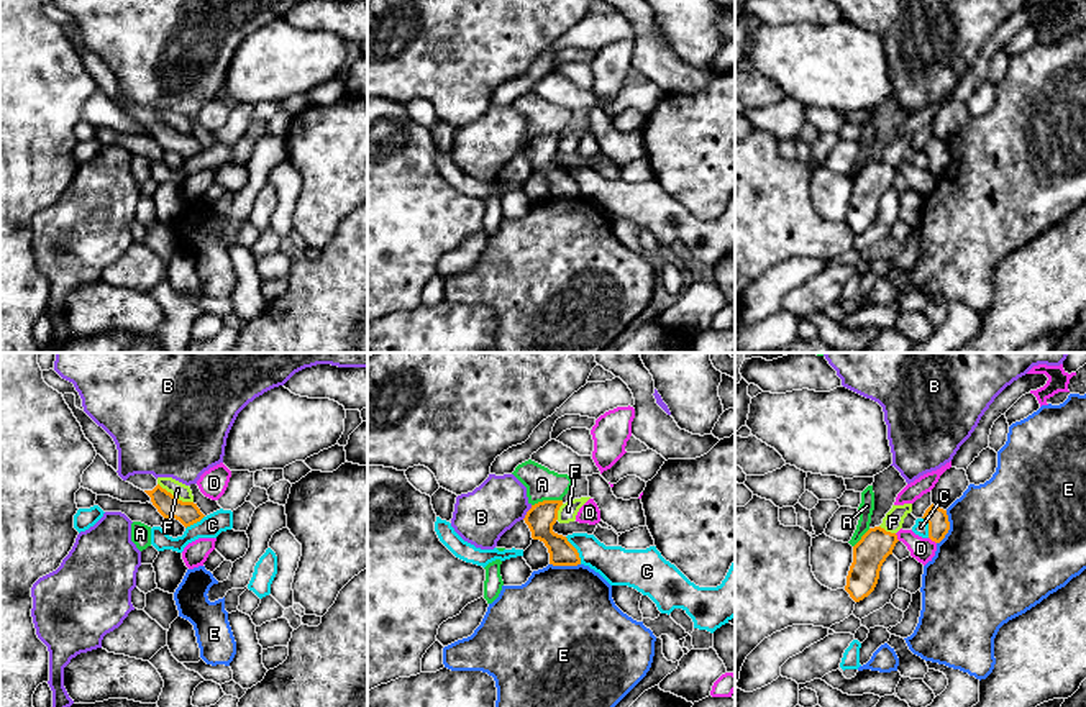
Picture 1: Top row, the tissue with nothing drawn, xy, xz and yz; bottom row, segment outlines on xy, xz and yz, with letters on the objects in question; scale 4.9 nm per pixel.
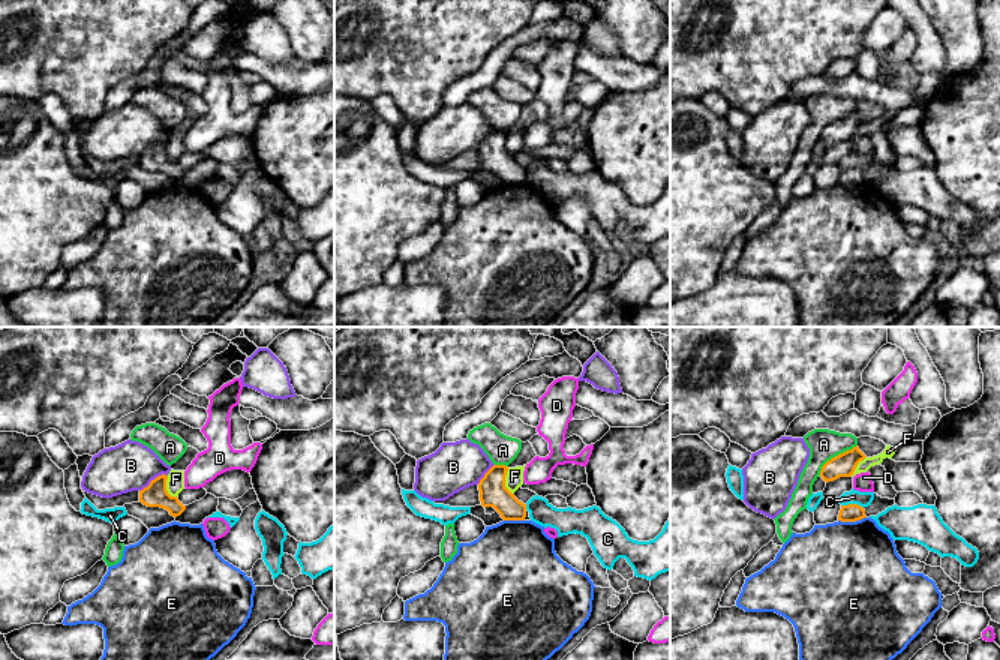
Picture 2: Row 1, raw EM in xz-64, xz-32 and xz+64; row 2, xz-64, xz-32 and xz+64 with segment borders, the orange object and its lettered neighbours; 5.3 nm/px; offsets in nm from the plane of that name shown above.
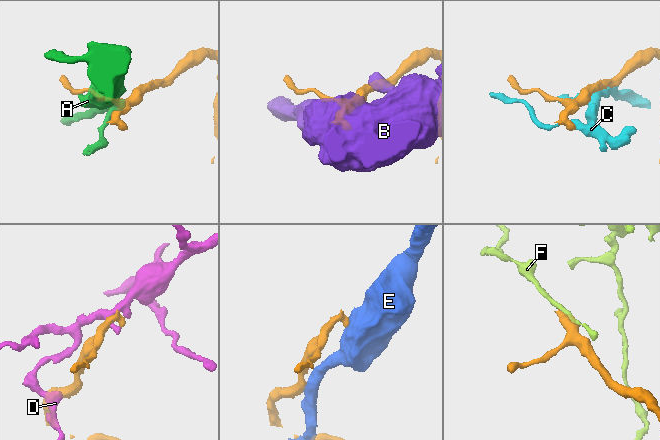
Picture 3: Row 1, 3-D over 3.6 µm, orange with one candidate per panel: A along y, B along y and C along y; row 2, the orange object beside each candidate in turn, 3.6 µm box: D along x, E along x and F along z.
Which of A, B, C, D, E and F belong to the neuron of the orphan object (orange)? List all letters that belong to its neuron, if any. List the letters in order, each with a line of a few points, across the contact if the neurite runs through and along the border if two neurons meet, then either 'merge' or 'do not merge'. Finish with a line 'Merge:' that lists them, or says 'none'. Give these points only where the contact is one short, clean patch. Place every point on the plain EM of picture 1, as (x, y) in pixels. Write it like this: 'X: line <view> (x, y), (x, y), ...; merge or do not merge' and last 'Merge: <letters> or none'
A: do not merge
B: line xz (532, 138), (522, 151); do not merge
C: do not merge
D: do not merge
E: line yz (947, 143), (949, 164), (937, 176); do not merge
F: line xy (158, 115), (179, 132), (192, 135); do not merge
Merge: none

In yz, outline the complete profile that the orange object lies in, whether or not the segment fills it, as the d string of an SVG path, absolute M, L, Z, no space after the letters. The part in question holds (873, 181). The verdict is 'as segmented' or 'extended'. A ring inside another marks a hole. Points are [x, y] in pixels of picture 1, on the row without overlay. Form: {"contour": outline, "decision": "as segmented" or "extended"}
{"contour": "M874 159L853 179L853 195L846 208L845 223L855 235L863 233L874 223L881 198L892 187L897 174L896 166Z", "decision": "as segmented"}

